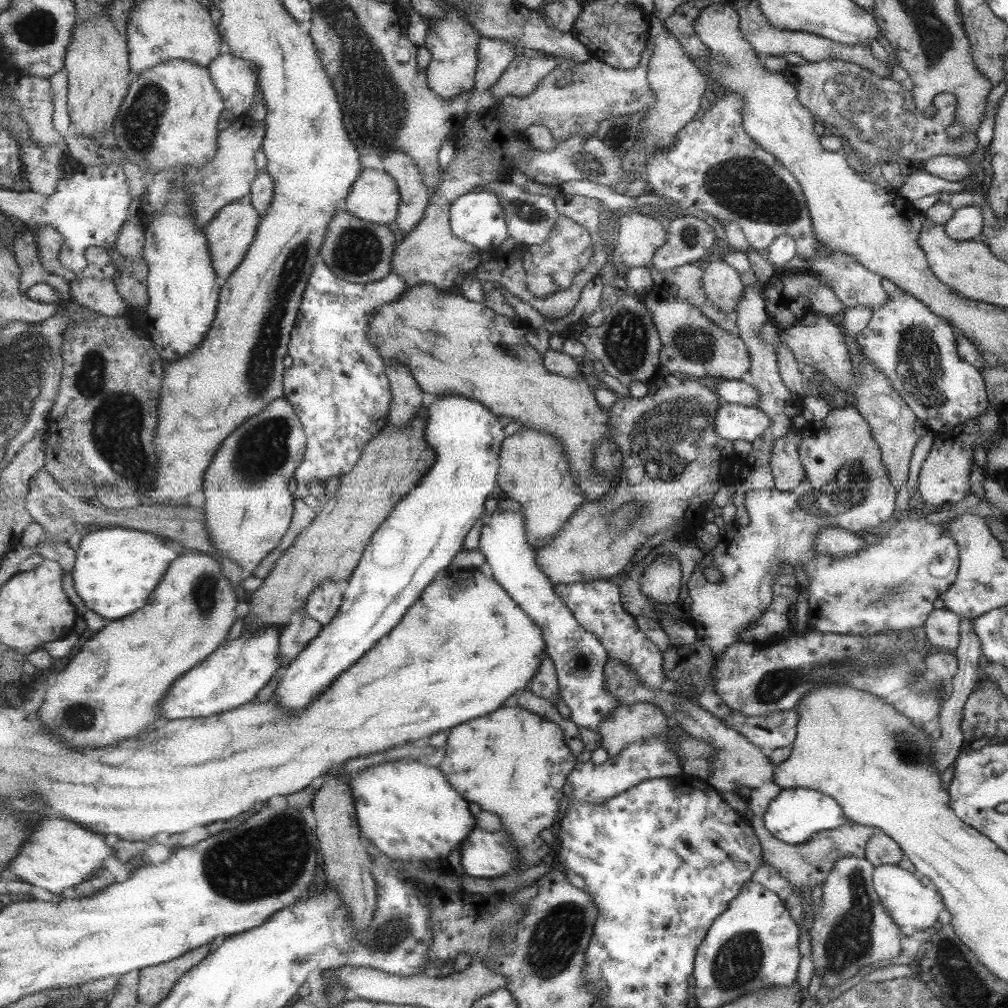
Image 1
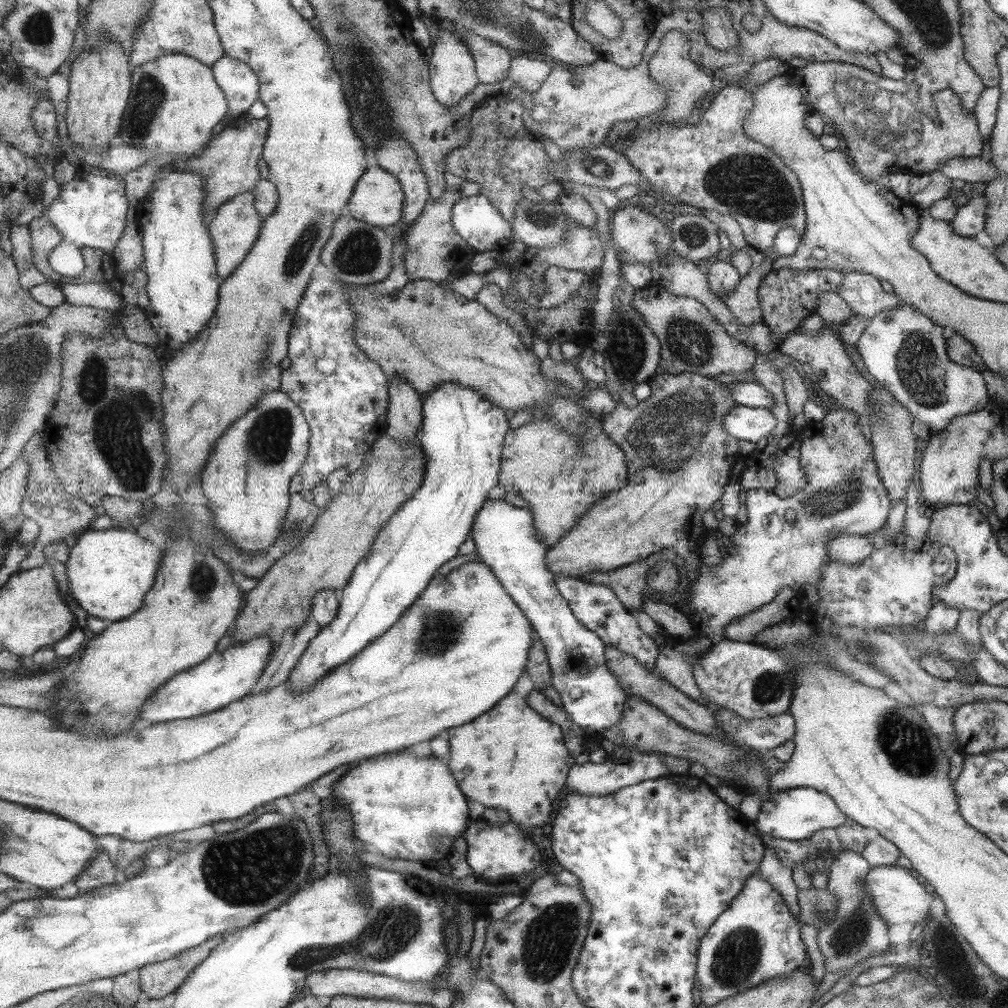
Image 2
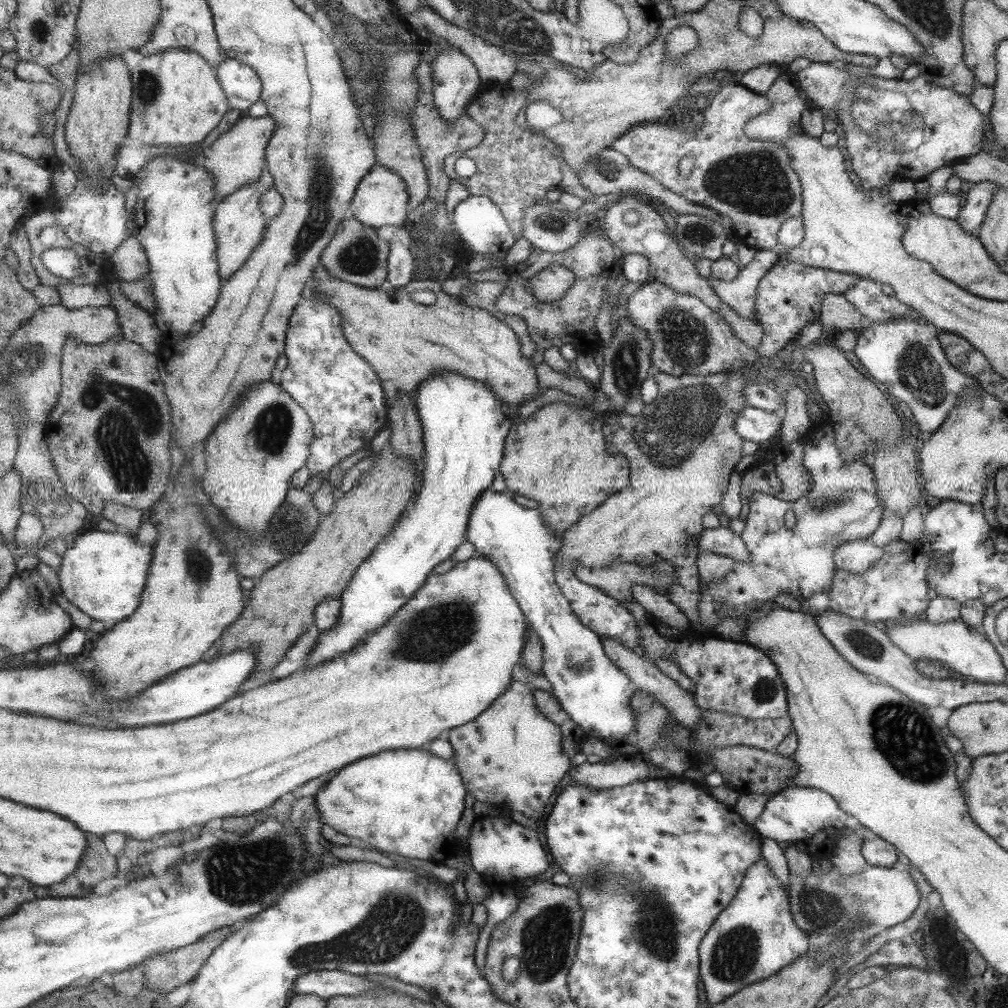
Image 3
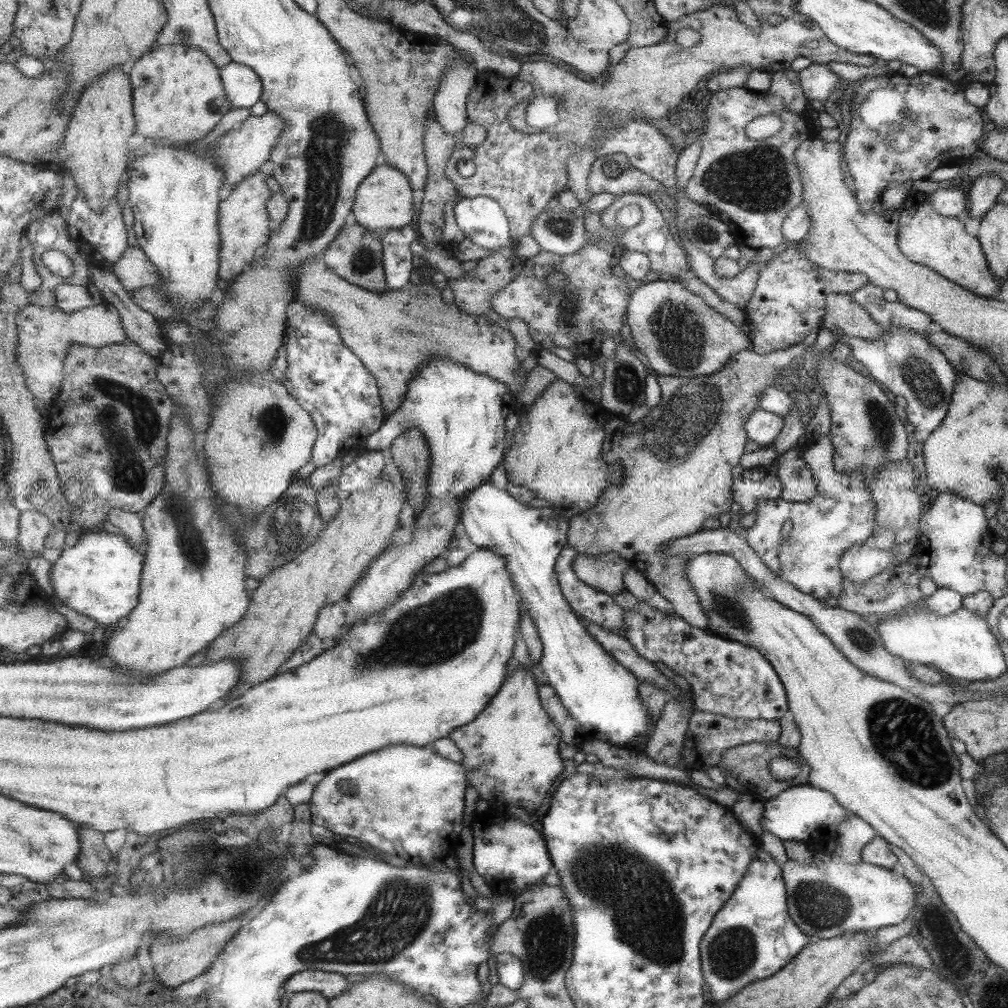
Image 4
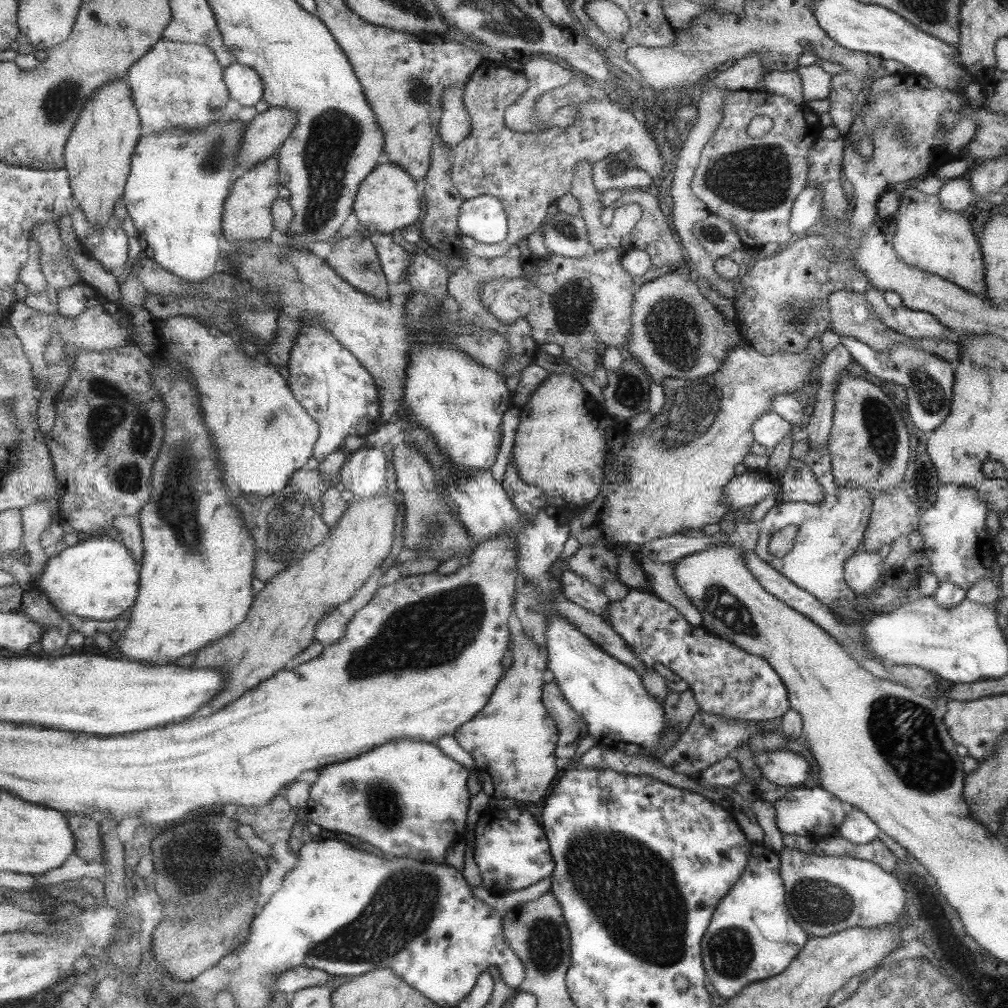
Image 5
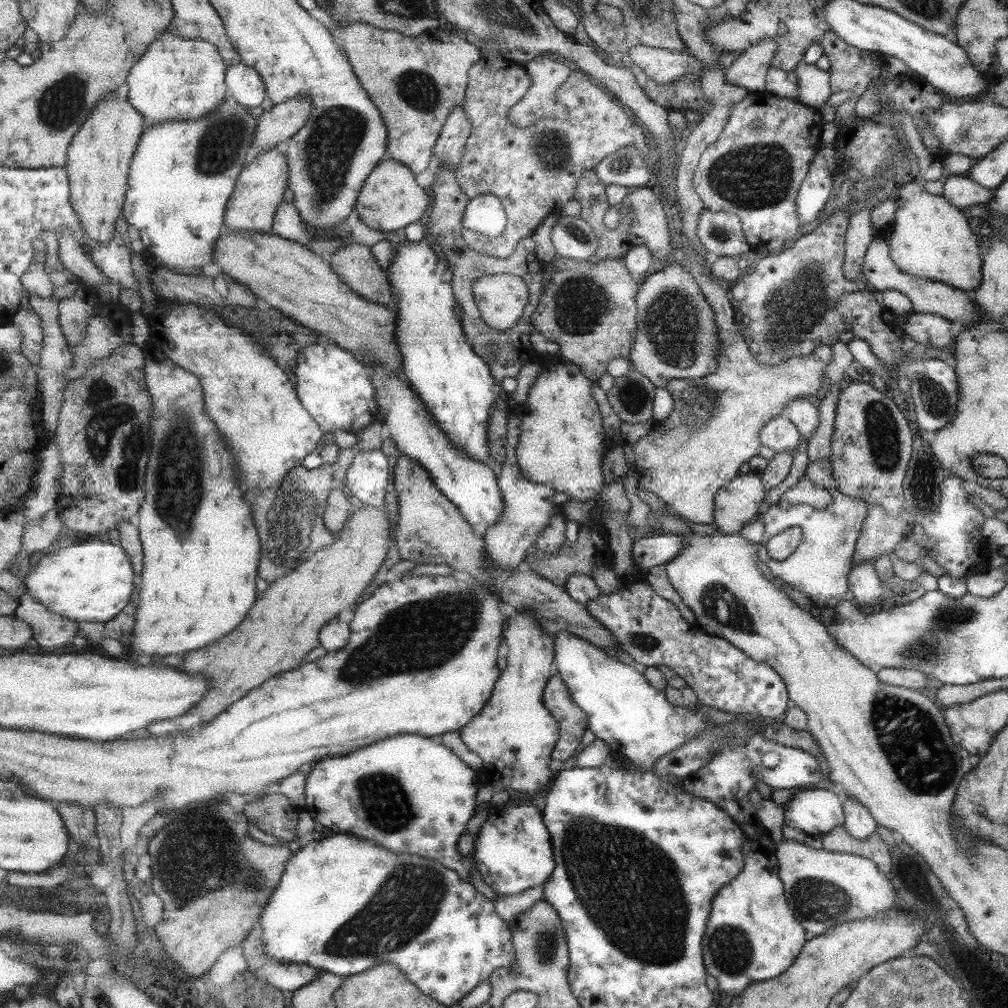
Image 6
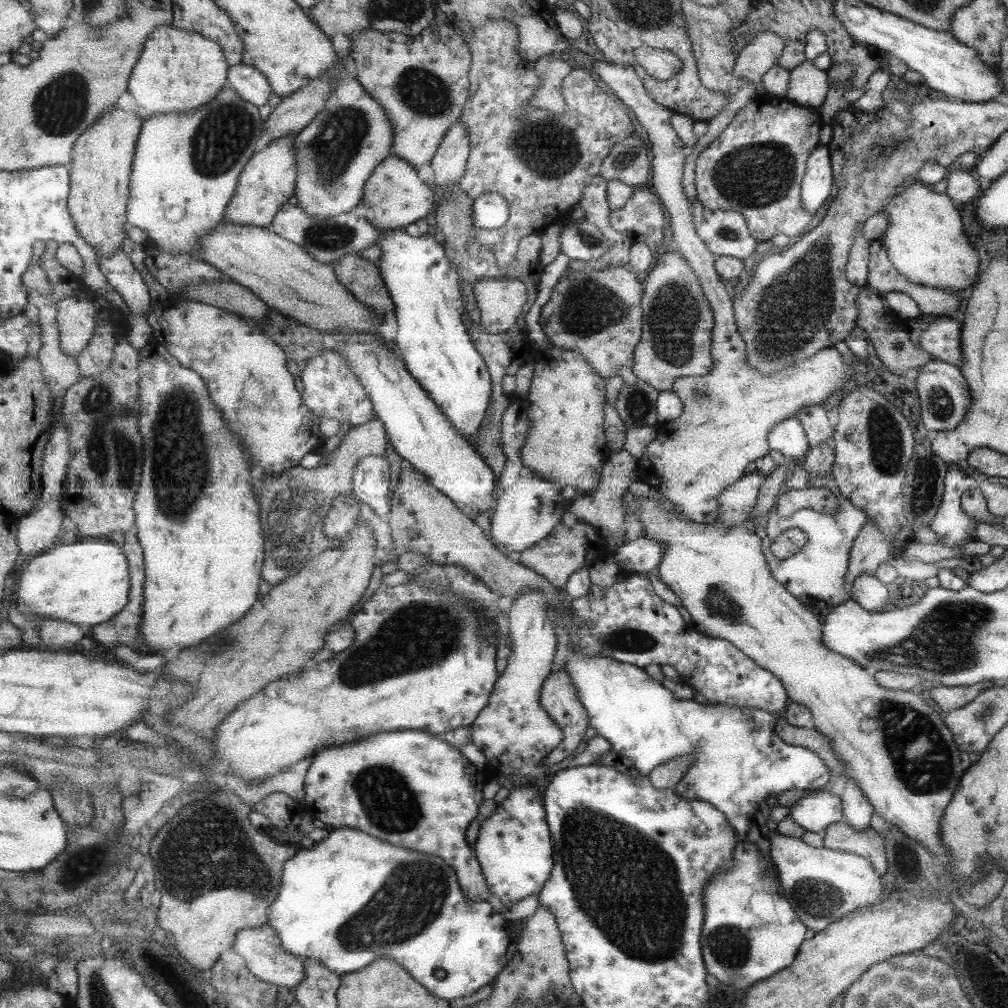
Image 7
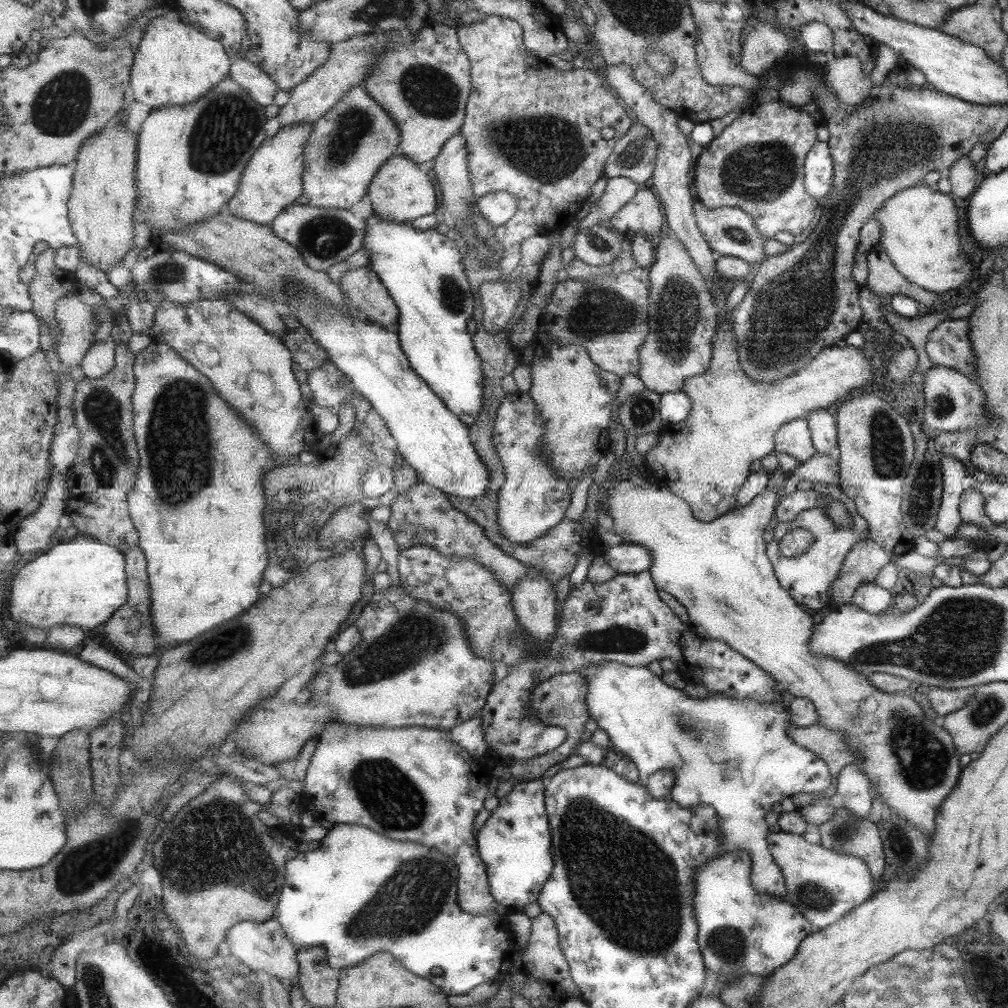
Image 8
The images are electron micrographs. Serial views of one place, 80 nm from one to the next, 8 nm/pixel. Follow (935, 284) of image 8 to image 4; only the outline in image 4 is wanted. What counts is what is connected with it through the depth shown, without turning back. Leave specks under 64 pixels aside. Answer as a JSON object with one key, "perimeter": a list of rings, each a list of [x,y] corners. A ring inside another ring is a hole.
{"perimeter":[[[907,193],[898,206],[898,249],[911,262],[930,267],[966,291],[983,297],[997,298],[1002,284],[990,273],[985,254],[981,254],[977,237],[967,236],[957,217],[939,214],[923,193]]]}

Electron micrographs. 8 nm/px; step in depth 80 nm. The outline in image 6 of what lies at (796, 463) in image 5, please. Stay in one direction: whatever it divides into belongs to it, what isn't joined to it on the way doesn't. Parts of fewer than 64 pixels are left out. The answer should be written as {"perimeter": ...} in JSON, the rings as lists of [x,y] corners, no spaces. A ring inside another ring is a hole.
{"perimeter":[[[804,475],[793,485],[779,496],[776,502],[783,510],[805,504],[812,506],[815,510],[823,510],[832,503],[831,492],[821,485],[813,484]]]}

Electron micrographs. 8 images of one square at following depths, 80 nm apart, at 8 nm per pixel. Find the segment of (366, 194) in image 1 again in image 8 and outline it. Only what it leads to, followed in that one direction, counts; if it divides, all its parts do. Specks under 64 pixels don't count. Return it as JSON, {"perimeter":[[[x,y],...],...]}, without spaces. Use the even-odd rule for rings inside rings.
{"perimeter":[[[397,154],[379,170],[377,178],[371,183],[368,196],[371,200],[373,215],[390,221],[409,223],[418,218],[433,215],[437,210],[437,190],[431,176],[421,170],[418,162]]]}

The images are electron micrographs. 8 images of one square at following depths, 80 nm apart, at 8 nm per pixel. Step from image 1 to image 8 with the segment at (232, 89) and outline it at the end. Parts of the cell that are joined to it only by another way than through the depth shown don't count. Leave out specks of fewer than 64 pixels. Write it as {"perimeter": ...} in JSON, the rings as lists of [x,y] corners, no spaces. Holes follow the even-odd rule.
{"perimeter":[[[237,58],[232,61],[231,78],[235,79],[240,85],[243,85],[254,98],[255,102],[261,106],[275,105],[275,96],[280,90],[277,82],[263,70],[247,60],[247,58]]]}

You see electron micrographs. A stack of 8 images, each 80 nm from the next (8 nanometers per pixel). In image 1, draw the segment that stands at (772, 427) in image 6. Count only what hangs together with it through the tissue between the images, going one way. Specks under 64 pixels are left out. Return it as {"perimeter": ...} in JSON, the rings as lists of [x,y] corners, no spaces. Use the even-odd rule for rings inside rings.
{"perimeter":[[[722,402],[718,405],[714,431],[725,440],[753,442],[762,436],[771,419],[757,407]]]}

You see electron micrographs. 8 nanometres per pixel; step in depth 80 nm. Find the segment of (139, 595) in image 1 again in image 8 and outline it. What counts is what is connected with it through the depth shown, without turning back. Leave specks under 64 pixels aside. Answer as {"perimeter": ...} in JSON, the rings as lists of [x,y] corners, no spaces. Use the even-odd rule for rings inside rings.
{"perimeter":[[[79,533],[71,540],[63,541],[26,564],[15,576],[9,596],[10,619],[16,624],[24,622],[46,632],[63,624],[81,627],[86,631],[97,628],[99,624],[105,625],[128,599],[126,560],[124,548],[107,545],[89,535]]]}

